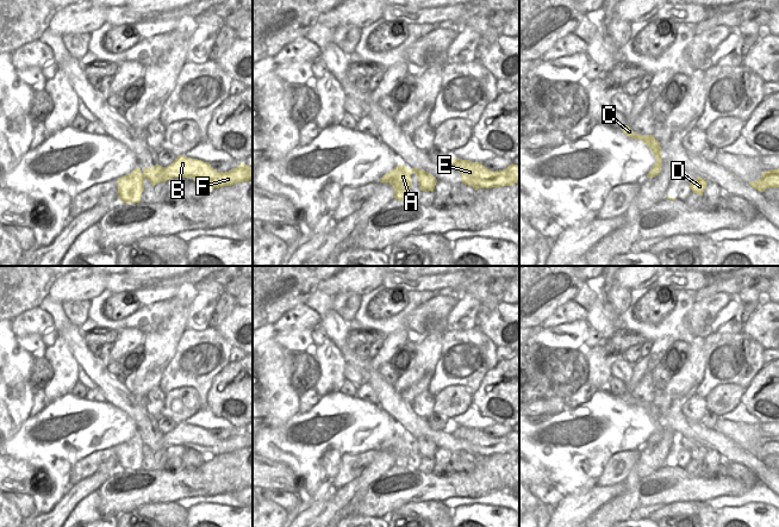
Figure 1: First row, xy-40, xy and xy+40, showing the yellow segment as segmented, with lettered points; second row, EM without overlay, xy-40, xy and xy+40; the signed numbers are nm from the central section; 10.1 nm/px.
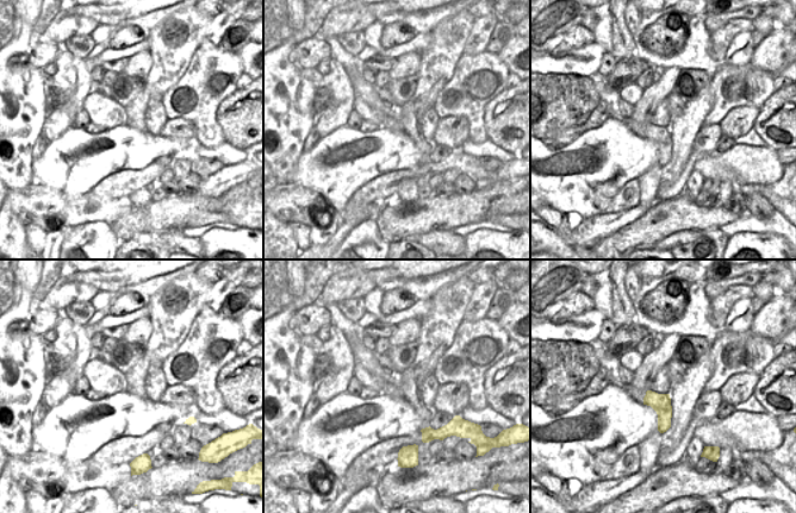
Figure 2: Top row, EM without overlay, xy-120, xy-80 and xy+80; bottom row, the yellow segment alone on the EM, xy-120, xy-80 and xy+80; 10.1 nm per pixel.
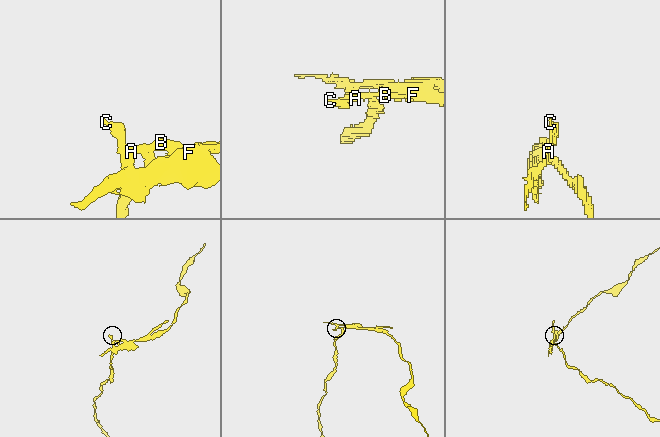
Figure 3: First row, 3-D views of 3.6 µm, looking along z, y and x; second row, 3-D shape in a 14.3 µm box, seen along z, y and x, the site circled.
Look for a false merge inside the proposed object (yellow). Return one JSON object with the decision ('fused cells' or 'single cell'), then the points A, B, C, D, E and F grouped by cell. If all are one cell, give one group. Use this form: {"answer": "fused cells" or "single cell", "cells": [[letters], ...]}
{"answer": "fused cells", "cells": [["A", "B", "C", "E", "F"], ["D"]]}

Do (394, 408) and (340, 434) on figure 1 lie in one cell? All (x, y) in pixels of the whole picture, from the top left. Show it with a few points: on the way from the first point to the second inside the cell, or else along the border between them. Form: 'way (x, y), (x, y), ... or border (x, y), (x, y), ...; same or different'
border (378, 403), (403, 431); different

